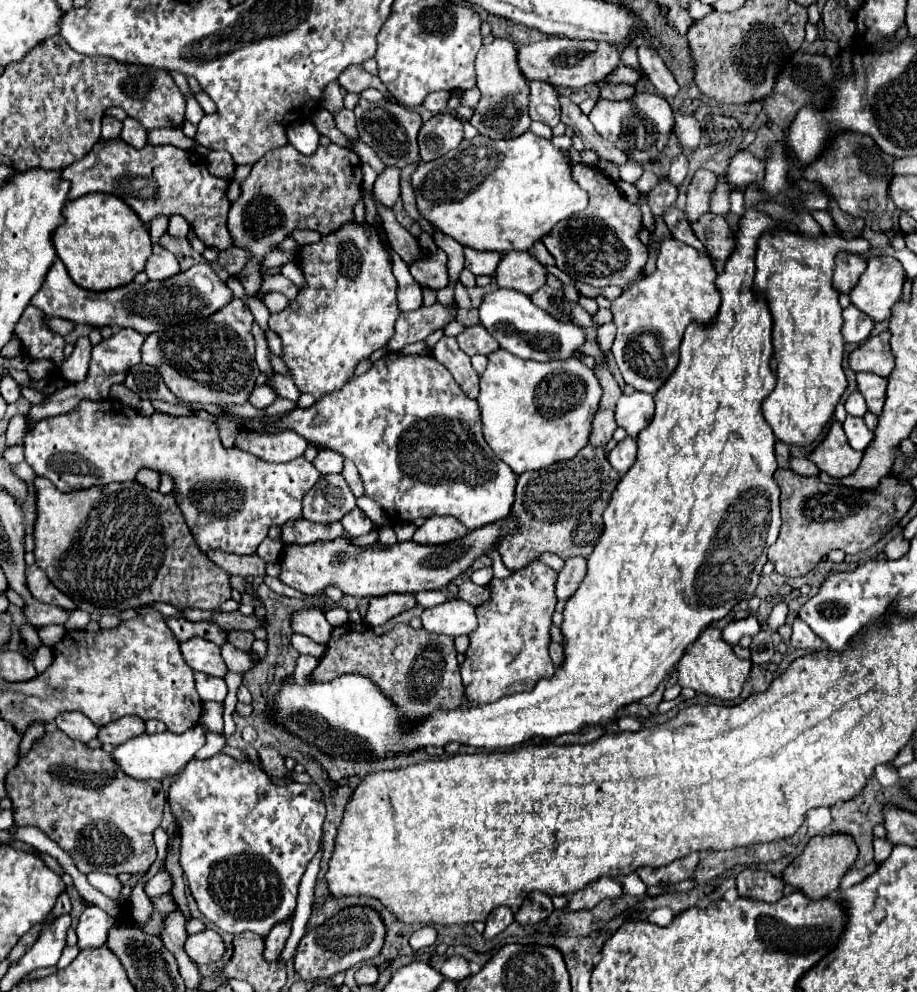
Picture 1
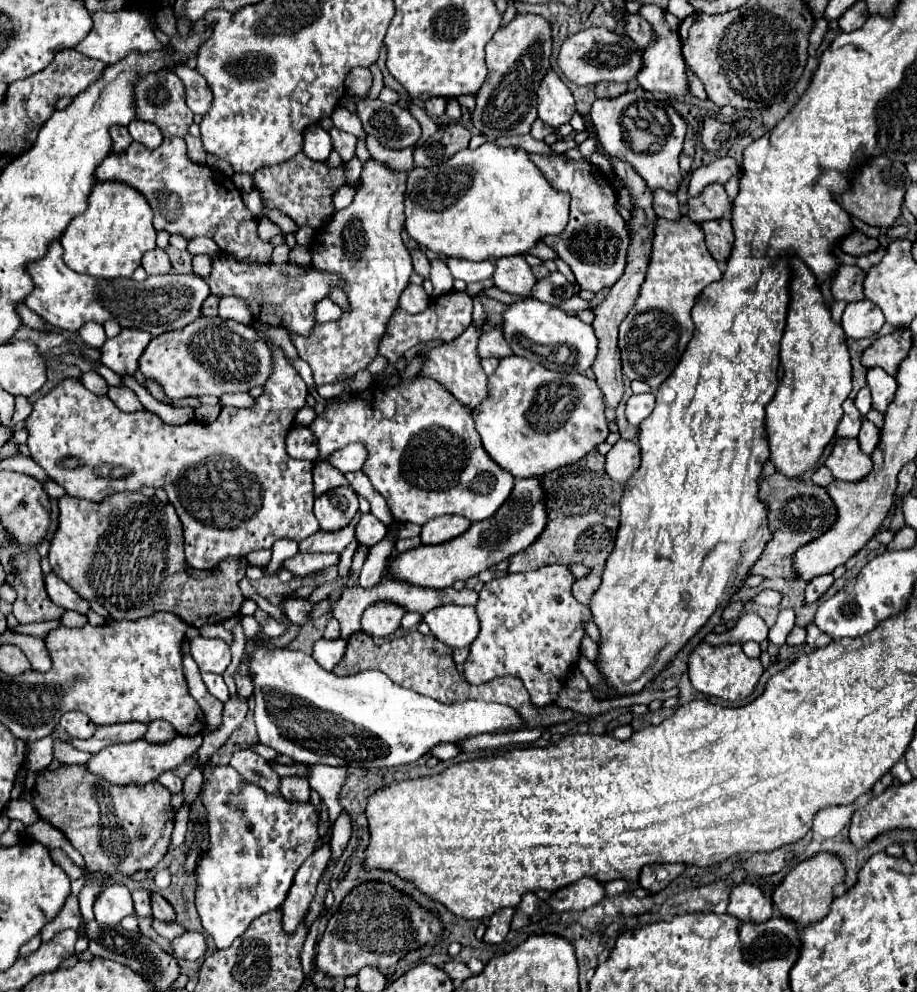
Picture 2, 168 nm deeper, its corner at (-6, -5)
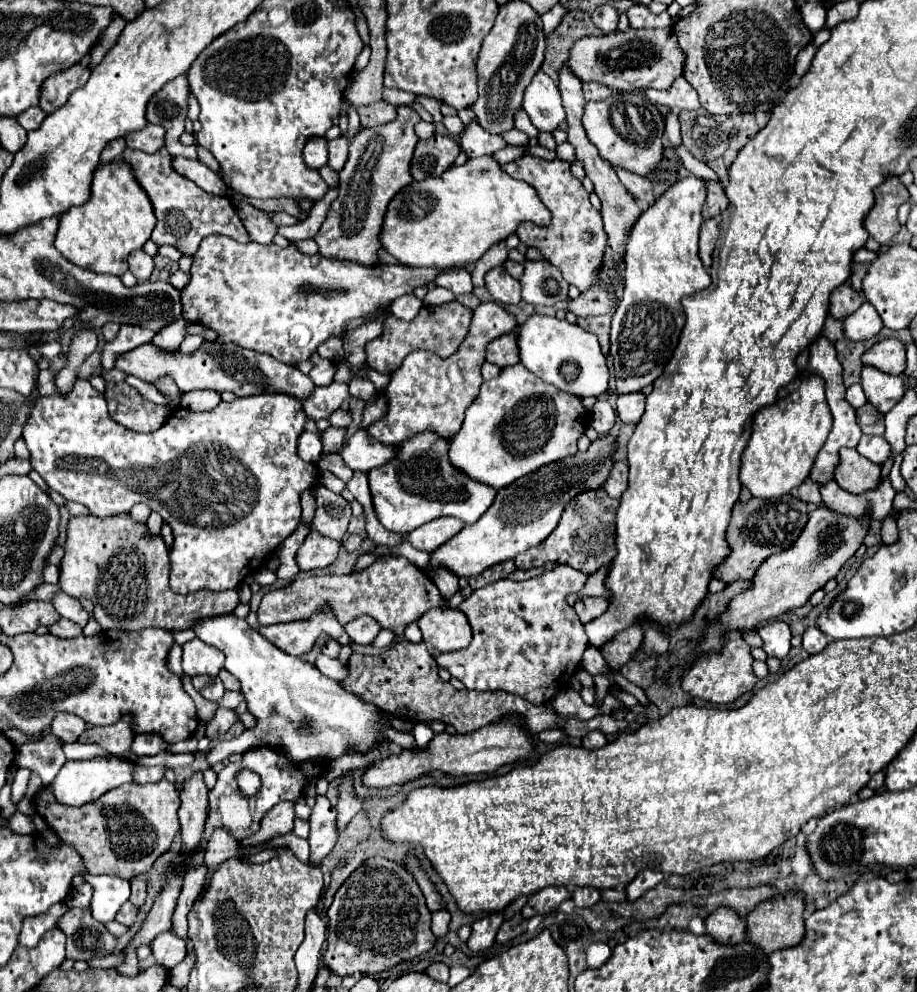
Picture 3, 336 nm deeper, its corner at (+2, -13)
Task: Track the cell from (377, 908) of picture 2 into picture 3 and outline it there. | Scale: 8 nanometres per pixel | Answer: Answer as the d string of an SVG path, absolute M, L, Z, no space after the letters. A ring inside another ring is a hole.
M370 857L336 891L328 909L328 939L322 963L336 975L374 975L430 951L436 943L430 931L430 911L416 879L402 865Z

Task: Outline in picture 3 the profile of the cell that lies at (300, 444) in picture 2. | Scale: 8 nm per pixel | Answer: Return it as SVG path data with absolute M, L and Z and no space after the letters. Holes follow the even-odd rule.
M304 431L300 435L300 441L298 441L298 455L304 459L304 461L310 461L310 463L316 463L318 457L322 453L322 441L316 433L310 433L310 431Z

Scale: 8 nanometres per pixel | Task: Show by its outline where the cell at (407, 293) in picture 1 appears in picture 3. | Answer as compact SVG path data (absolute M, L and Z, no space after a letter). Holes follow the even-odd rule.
M404 295L404 297L398 297L392 307L390 307L390 313L398 319L404 319L404 321L412 321L418 311L422 309L422 301L416 299L414 295Z

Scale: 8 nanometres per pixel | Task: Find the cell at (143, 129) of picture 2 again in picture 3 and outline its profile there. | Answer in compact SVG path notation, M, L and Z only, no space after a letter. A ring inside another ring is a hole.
M148 123L144 129L140 129L140 133L138 131L128 133L126 145L130 149L138 149L144 153L156 153L158 149L164 147L164 127Z

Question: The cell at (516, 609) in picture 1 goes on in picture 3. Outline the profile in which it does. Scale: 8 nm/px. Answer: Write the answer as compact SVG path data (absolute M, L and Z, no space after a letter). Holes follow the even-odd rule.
M560 565L552 571L544 571L538 577L526 581L500 579L482 589L476 589L468 599L462 601L460 609L472 623L472 643L466 649L452 653L438 653L436 663L446 669L452 677L460 679L468 689L474 691L506 691L516 693L530 701L532 705L548 703L560 689L568 687L570 679L576 675L580 667L580 659L584 649L588 647L588 637L584 633L584 625L576 617L576 611L566 603L566 595L578 593L588 575L572 569L570 565Z

